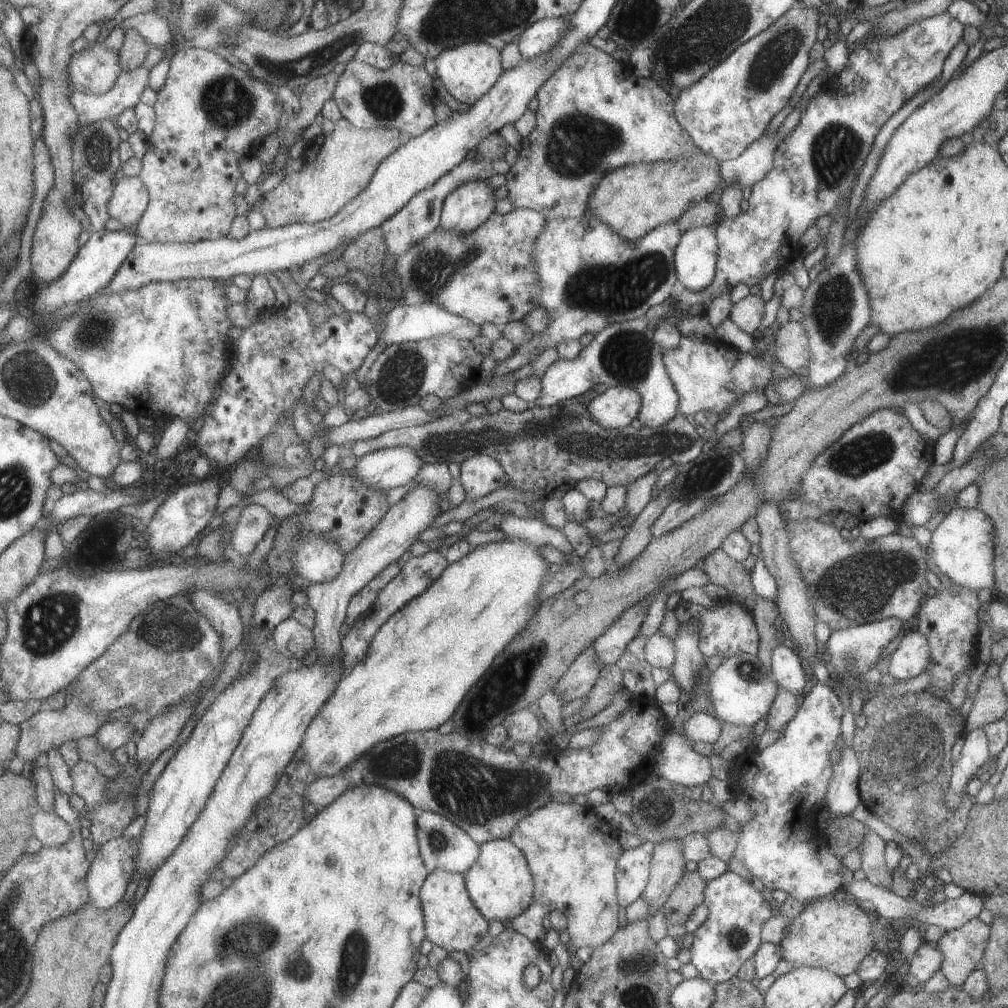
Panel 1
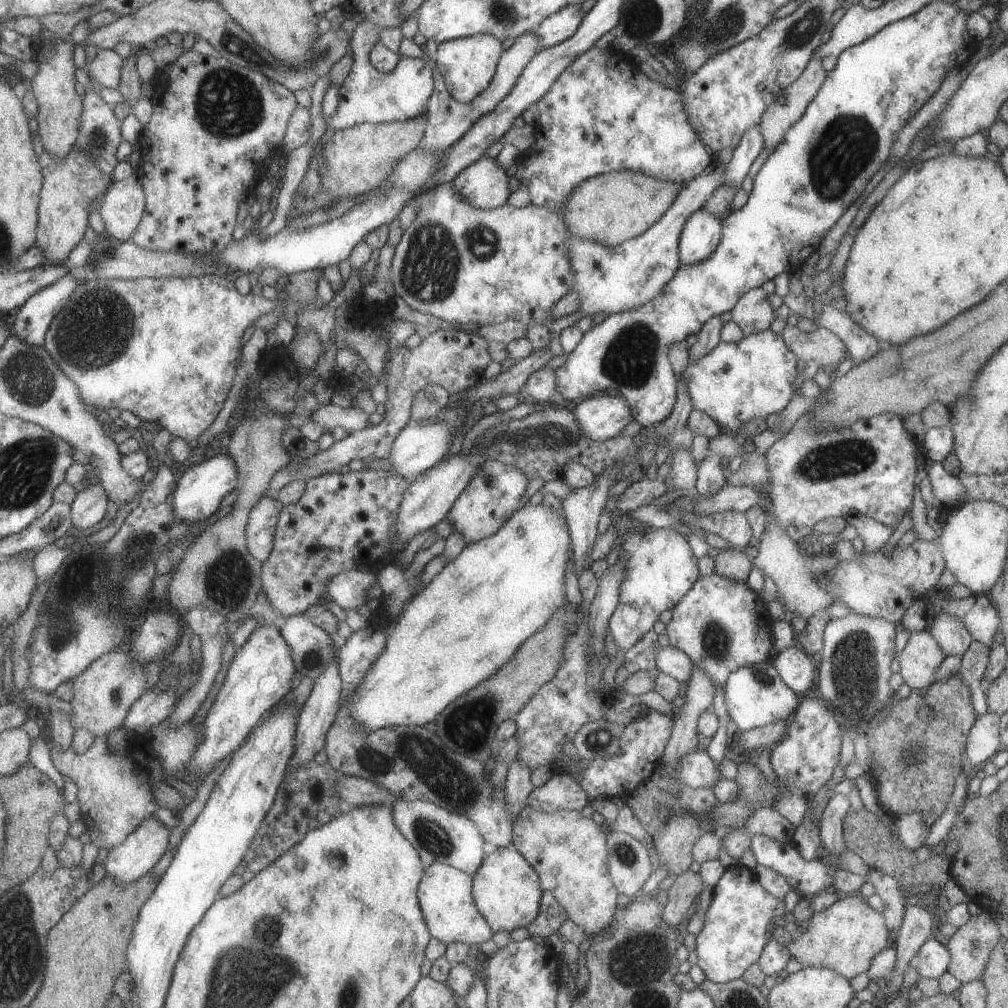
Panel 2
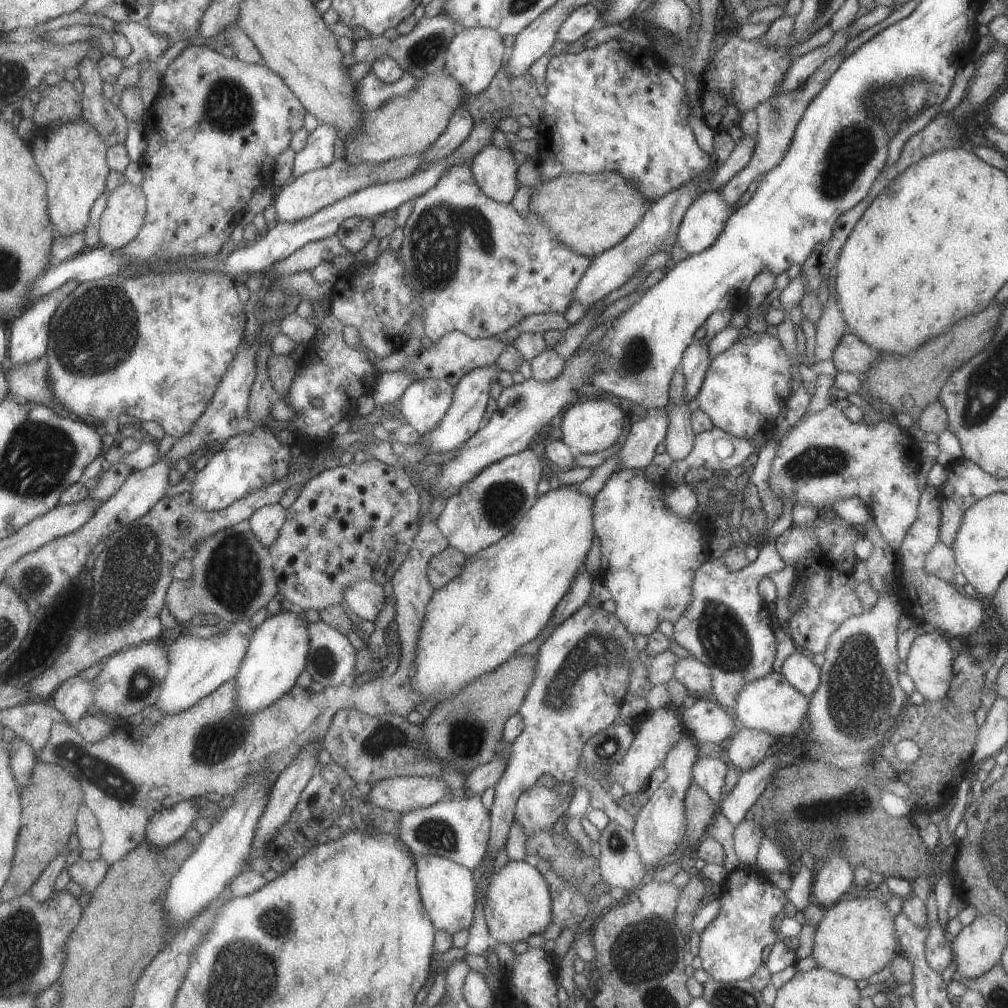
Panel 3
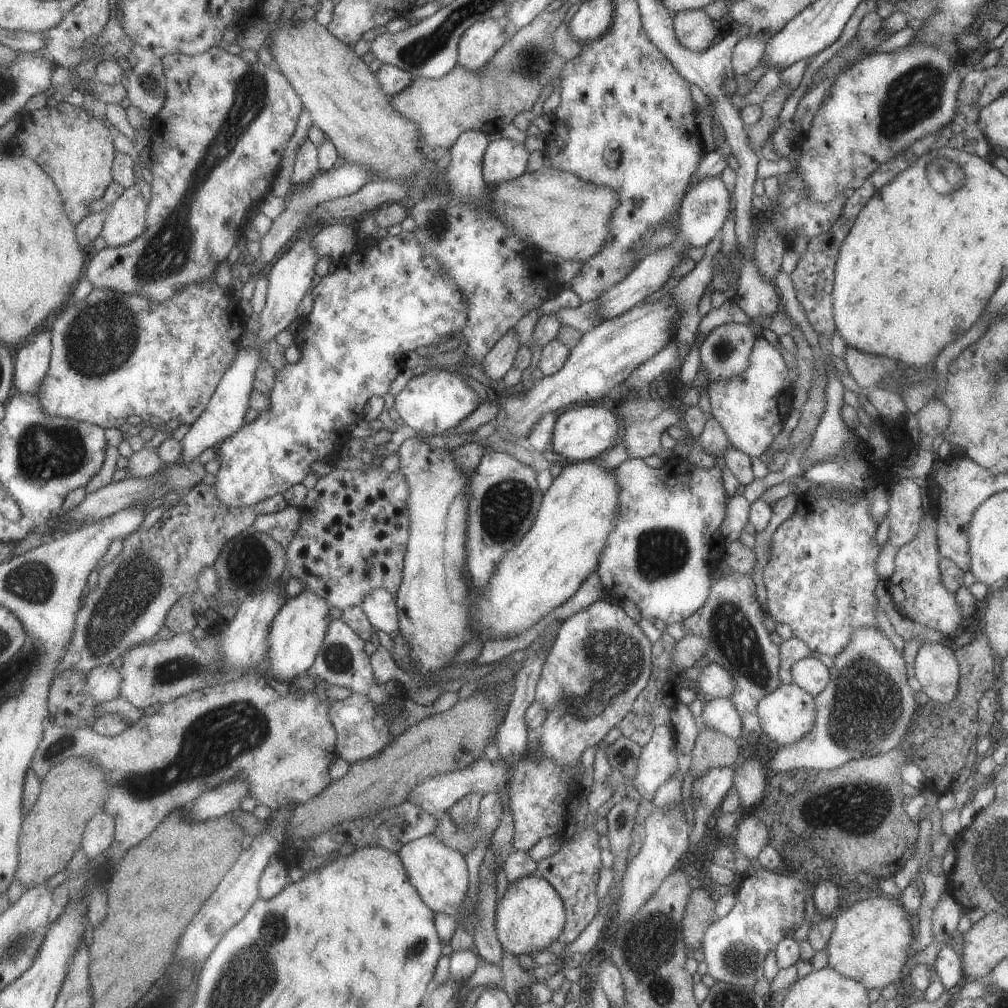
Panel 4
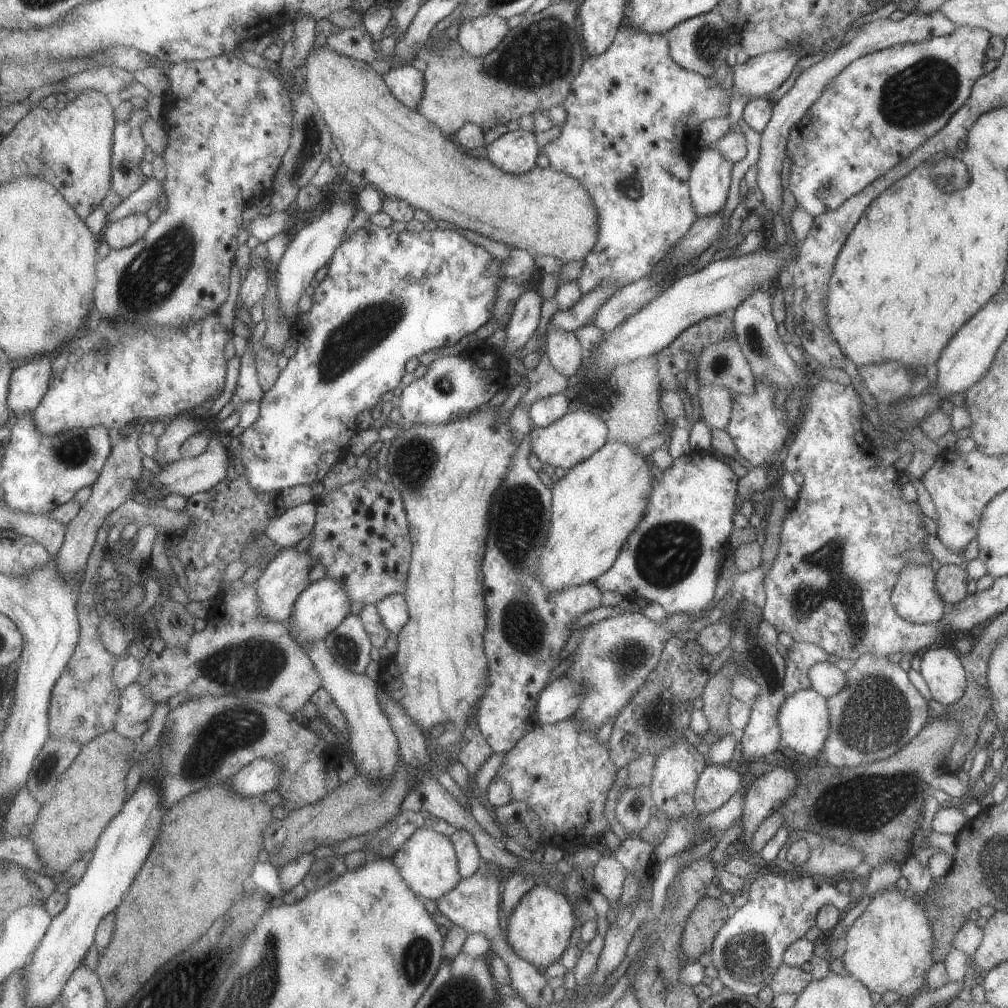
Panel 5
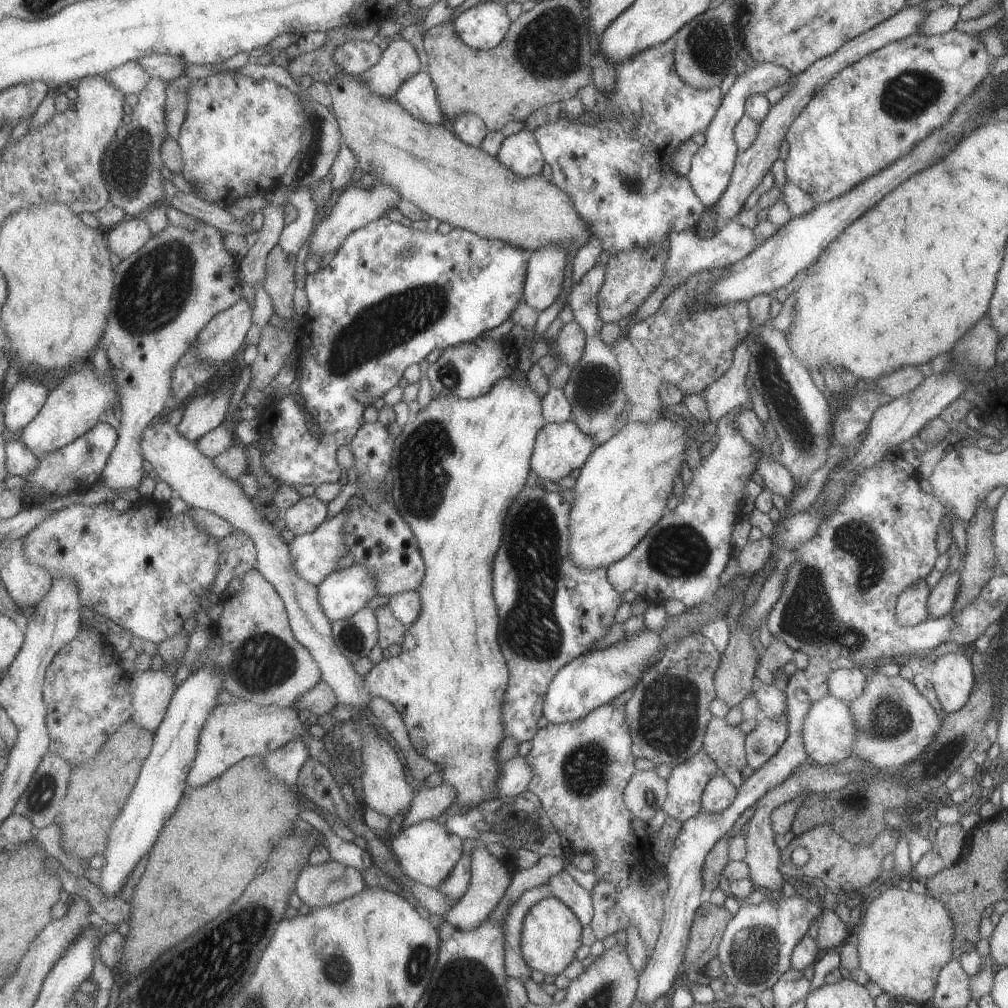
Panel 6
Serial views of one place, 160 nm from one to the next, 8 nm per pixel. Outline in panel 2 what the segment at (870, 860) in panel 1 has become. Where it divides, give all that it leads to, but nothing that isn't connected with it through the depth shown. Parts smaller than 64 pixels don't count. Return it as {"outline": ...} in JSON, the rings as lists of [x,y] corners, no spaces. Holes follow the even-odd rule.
{"outline":[[[870,869],[865,876],[865,880],[872,884],[875,890],[874,894],[877,894],[882,900],[884,923],[894,937],[901,926],[906,909],[906,906],[903,906],[903,896],[898,889],[897,881],[877,869]]]}

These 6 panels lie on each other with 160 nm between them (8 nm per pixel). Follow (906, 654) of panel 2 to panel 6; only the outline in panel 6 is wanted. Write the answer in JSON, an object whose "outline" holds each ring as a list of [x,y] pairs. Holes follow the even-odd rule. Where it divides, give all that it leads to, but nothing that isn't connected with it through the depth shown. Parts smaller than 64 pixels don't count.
{"outline":[[[947,653],[928,667],[927,676],[943,714],[957,712],[971,694],[974,675],[969,659],[968,654]]]}

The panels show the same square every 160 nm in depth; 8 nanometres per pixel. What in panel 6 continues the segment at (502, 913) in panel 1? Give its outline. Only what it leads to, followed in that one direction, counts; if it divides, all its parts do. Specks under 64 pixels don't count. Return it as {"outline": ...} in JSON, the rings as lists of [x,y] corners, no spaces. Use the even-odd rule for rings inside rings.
{"outline":[[[551,896],[539,900],[527,910],[522,923],[519,948],[523,962],[529,969],[555,977],[575,958],[575,952],[581,945],[581,926],[573,912],[558,898]]]}

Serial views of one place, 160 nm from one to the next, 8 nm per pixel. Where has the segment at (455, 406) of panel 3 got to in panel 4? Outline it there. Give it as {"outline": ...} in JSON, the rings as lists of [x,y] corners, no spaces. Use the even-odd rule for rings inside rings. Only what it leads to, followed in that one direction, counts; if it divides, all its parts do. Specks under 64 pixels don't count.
{"outline":[[[509,329],[483,357],[481,365],[484,374],[491,379],[492,384],[501,381],[505,372],[514,366],[514,358],[520,346],[514,330]]]}

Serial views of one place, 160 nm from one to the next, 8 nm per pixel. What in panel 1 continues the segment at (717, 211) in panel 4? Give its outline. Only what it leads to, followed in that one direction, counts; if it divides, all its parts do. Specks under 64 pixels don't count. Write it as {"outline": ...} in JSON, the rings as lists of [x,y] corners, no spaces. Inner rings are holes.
{"outline":[[[696,226],[681,233],[674,248],[677,280],[686,289],[701,290],[714,277],[717,234],[712,226]]]}

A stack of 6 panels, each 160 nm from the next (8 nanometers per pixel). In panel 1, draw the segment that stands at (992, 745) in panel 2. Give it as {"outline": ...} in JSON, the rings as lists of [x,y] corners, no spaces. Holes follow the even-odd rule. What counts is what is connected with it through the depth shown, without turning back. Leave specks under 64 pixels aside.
{"outline":[[[982,728],[973,729],[964,737],[958,760],[952,764],[949,788],[944,794],[948,809],[956,809],[962,801],[967,782],[975,777],[975,772],[990,760],[988,742]]]}

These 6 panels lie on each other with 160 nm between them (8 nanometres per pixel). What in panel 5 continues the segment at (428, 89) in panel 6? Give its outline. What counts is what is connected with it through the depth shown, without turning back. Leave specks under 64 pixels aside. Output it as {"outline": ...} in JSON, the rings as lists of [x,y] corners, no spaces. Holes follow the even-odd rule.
{"outline":[[[410,64],[389,68],[380,74],[388,91],[407,108],[416,110],[421,100],[424,82],[423,73]]]}

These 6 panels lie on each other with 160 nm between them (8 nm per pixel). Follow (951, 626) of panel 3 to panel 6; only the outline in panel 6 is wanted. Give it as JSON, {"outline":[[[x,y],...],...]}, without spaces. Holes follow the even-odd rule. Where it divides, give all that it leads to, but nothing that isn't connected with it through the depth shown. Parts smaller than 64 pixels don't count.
{"outline":[[[923,579],[918,581],[917,586],[908,587],[897,595],[897,602],[894,607],[896,623],[902,627],[912,627],[921,621],[925,621],[927,616],[926,600],[930,590],[925,585]]]}

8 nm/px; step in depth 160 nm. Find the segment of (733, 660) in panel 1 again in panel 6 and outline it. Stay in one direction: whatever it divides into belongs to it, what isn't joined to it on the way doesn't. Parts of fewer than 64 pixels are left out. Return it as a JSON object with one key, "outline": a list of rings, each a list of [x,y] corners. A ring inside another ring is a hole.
{"outline":[[[829,694],[812,702],[804,718],[802,741],[810,762],[819,765],[830,765],[846,759],[852,752],[857,738],[857,727],[853,715],[845,701]]]}

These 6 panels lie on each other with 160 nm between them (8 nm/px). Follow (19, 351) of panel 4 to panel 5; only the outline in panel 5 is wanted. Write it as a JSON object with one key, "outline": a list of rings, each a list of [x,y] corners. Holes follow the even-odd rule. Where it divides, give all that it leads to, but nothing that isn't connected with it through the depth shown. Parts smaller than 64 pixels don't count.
{"outline":[[[43,355],[23,362],[12,372],[8,403],[13,415],[33,413],[50,389],[53,357]]]}

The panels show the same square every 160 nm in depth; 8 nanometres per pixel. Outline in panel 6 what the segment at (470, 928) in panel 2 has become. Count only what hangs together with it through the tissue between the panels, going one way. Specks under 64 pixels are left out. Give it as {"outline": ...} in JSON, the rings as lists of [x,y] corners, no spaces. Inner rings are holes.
{"outline":[[[438,817],[423,818],[409,827],[400,827],[391,839],[391,852],[403,874],[413,882],[429,888],[442,885],[462,854],[461,840],[455,834],[447,832]]]}

